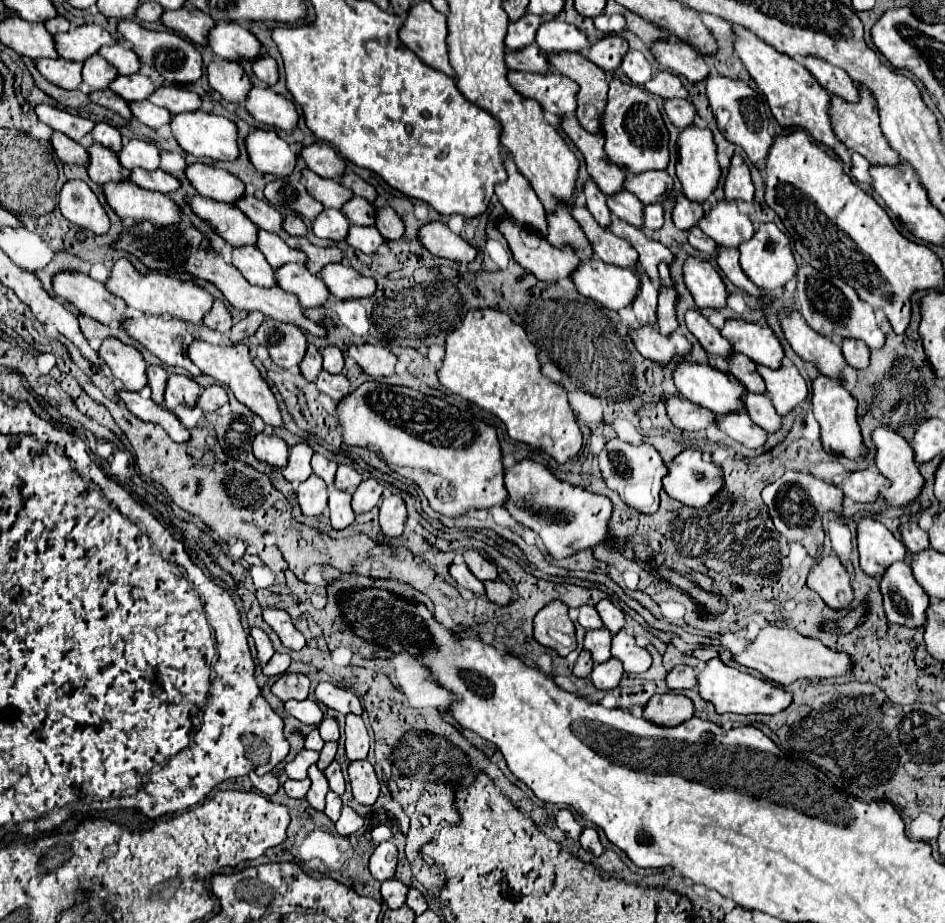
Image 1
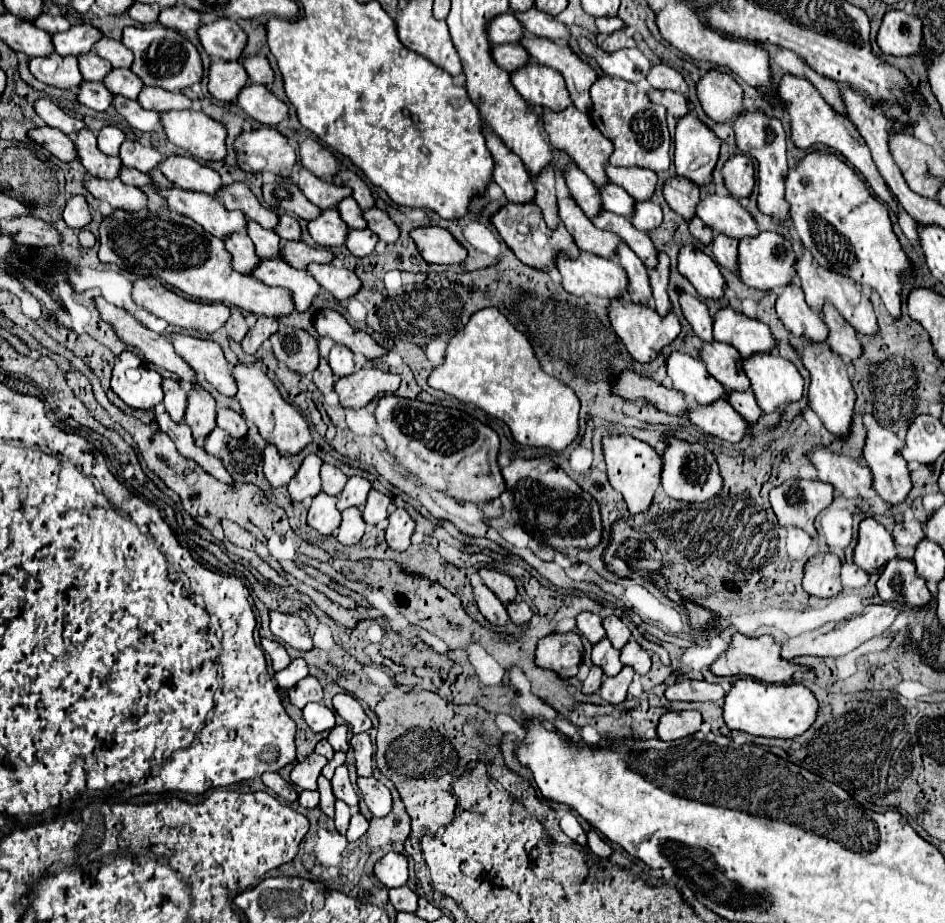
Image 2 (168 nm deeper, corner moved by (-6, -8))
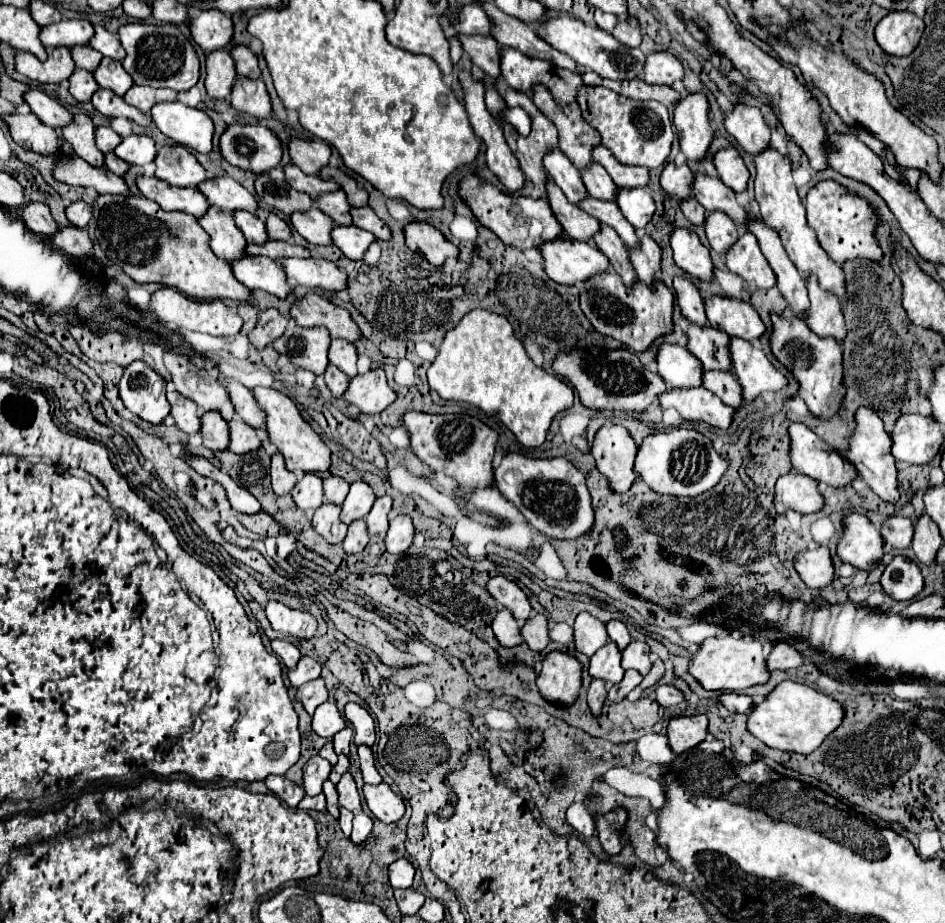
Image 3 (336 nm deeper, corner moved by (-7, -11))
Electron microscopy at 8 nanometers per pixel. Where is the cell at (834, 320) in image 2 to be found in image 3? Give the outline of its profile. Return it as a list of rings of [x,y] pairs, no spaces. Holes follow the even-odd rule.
[[[810,277],[806,283],[810,291],[810,311],[808,311],[808,327],[820,337],[834,337],[838,343],[846,339],[846,325],[840,309],[840,301],[836,295],[818,287],[816,277]]]

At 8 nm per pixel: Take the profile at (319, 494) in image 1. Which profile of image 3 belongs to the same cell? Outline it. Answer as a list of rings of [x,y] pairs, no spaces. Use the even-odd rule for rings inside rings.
[[[322,503],[314,517],[312,517],[312,527],[316,533],[320,533],[328,543],[342,543],[346,537],[346,523],[340,521],[340,507],[332,503]]]

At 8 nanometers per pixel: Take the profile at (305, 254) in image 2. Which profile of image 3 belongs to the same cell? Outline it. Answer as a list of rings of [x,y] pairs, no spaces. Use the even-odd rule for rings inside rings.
[[[272,239],[268,243],[262,243],[262,245],[248,245],[246,253],[248,255],[264,255],[264,257],[270,257],[274,261],[288,259],[288,257],[300,257],[300,259],[312,257],[310,249],[306,249],[306,247],[300,247],[300,245],[288,243],[288,241],[272,241]]]

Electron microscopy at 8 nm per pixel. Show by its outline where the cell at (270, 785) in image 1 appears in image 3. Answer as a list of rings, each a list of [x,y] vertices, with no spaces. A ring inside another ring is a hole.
[[[268,775],[264,779],[266,787],[280,799],[284,801],[288,807],[296,807],[298,801],[304,797],[304,789],[292,781],[288,781],[286,777],[278,777],[278,775]]]

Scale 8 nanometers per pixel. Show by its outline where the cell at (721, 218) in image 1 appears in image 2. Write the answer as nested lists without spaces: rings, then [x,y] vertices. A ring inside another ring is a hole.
[[[707,194],[697,206],[697,216],[713,228],[713,232],[723,232],[731,238],[741,240],[759,234],[757,222],[731,194]]]

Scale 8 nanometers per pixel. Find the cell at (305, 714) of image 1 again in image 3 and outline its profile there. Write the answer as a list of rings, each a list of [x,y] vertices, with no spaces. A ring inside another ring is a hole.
[[[326,701],[320,707],[316,707],[316,713],[312,717],[312,729],[320,735],[320,737],[334,737],[334,733],[338,733],[340,729],[346,727],[344,717],[340,715],[340,711],[336,709],[334,703]]]

